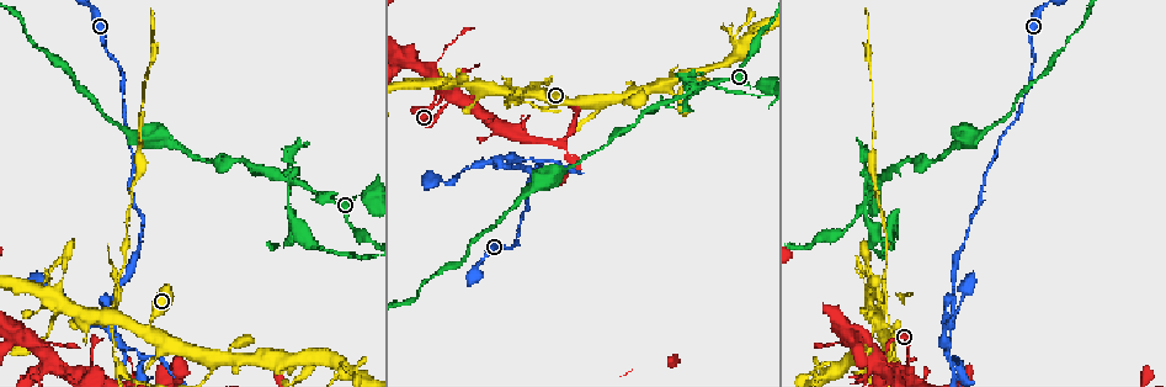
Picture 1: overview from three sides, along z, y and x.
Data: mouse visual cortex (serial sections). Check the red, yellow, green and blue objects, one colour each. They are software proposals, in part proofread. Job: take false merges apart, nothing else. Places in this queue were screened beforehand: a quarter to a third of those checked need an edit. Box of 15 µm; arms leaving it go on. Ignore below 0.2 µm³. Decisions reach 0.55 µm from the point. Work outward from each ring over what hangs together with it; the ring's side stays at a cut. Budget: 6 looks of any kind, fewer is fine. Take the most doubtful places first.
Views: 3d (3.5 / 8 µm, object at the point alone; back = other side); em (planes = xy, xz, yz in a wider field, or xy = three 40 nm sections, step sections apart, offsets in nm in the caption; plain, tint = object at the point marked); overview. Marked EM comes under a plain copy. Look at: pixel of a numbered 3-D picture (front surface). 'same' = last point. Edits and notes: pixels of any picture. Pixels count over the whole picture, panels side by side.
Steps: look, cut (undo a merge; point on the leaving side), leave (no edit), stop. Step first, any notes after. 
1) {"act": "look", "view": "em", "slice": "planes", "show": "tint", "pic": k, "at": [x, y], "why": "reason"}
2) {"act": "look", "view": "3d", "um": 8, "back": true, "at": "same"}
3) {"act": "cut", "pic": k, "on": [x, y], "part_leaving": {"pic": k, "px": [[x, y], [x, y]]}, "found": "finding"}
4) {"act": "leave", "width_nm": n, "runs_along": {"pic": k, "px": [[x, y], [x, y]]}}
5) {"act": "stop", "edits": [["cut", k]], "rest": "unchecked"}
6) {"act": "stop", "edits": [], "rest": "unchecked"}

{"act": "look", "view": "3d", "um": 8, "pic": 1, "at": [508, 166], "why": "three-way junction"}

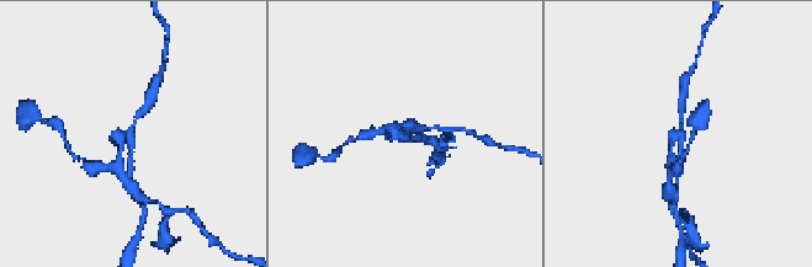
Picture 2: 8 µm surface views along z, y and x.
{"act": "look", "view": "3d", "um": 3.5, "pic": 2, "at": [680, 131]}

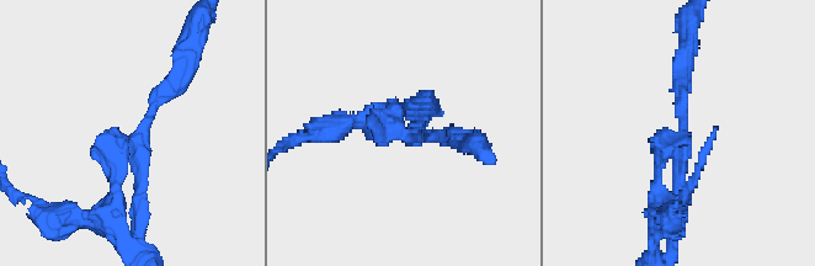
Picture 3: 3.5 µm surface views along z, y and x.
{"act": "look", "view": "em", "slice": "xy", "step": 3, "show": "tint", "pic": 3, "at": [683, 137], "arms": 3, "arm_widths_nm": [150, 150, 250]}

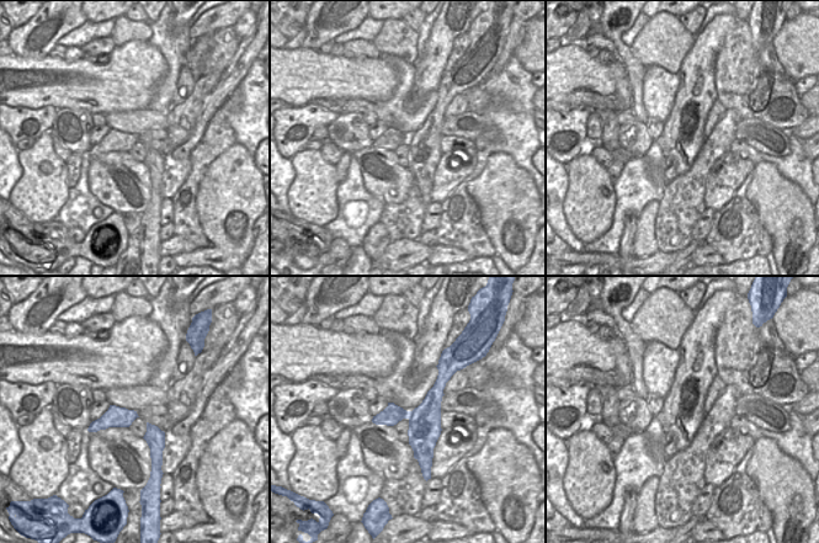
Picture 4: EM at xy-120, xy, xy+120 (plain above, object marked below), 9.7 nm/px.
{"act": "cut", "pic": 3, "on": [115, 173], "width_nm": 320, "part_leaving": {"pic": 3, "px": [[123, 139], [116, 203], [78, 218]]}, "found": "a second cell is stuck on"}

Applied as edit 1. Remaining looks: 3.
{"act": "look", "view": "overview"}

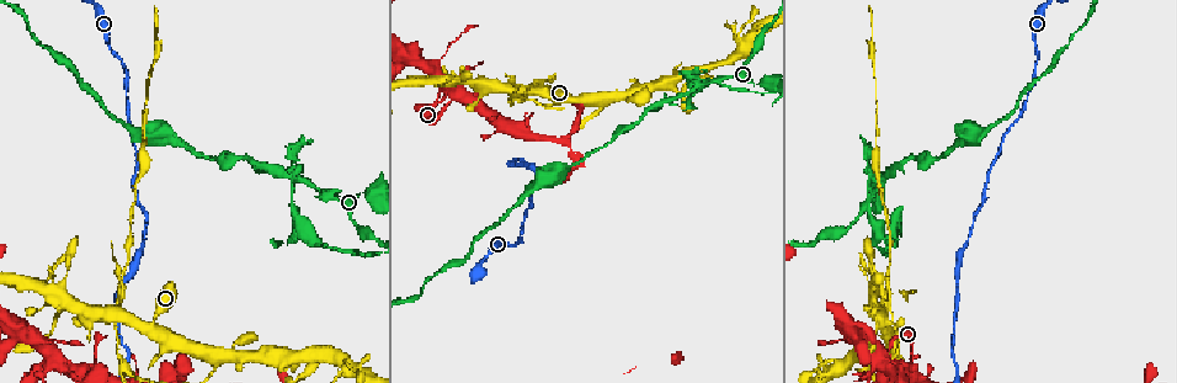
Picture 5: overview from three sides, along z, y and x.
{"act": "look", "view": "3d", "um": 3.5, "pic": 5, "at": [696, 85], "why": "arms part here"}

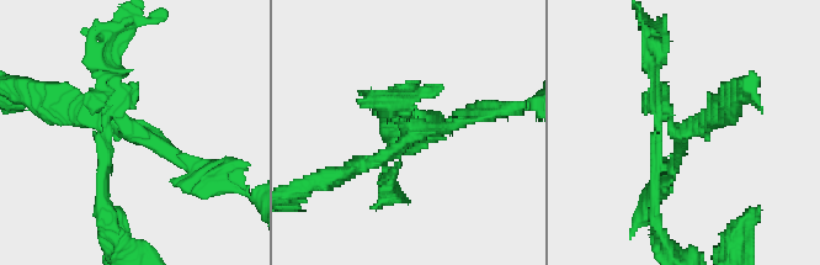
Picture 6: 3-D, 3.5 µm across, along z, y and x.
{"act": "cut", "pic": 6, "on": [96, 95], "part_leaving": {"pic": 6, "px": [[121, 118], [105, 122], [105, 217]]}, "found": "a second cell is stuck on"}

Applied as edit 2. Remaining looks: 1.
{"act": "stop", "edits": [["cut", 3], ["cut", 6]], "rest": "unchecked"}

